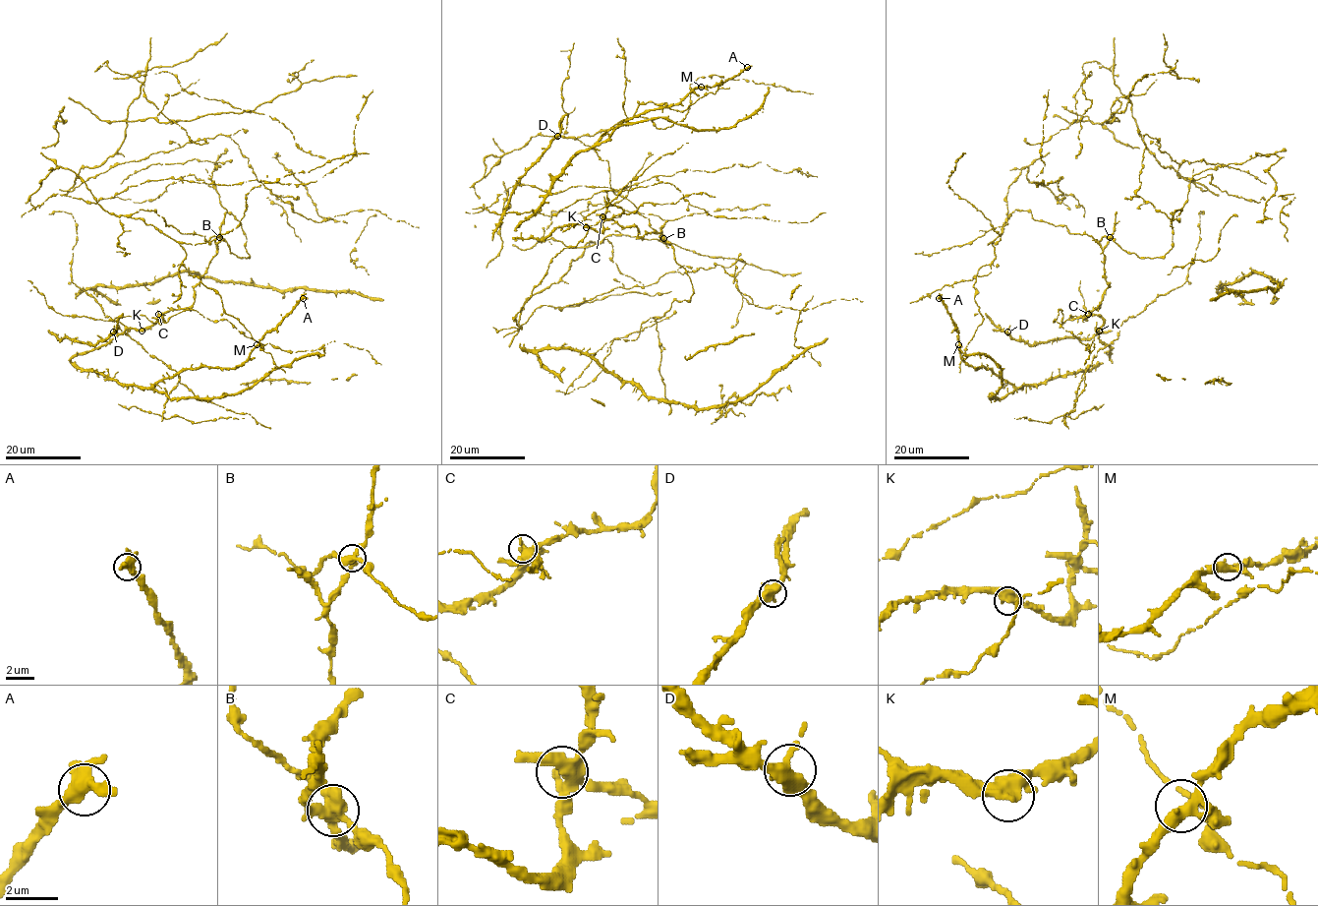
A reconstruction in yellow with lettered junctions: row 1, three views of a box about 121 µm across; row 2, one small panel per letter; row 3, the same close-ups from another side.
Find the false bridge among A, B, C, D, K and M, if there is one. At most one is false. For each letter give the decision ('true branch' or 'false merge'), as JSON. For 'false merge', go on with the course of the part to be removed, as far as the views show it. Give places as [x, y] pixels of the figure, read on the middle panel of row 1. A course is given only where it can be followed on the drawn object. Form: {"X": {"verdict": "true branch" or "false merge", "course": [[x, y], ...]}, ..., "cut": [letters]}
{"A": {"verdict": "true branch"}, "B": {"verdict": "true branch"}, "C": {"verdict": "true branch"}, "D": {"verdict": "true branch"}, "K": {"verdict": "true branch"}, "M": {"verdict": "true branch"}, "cut": []}

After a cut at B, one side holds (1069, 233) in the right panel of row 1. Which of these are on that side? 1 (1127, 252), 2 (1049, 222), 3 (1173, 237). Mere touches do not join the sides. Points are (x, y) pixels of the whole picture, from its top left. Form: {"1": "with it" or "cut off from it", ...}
{"1": "with it", "2": "with it", "3": "with it"}

